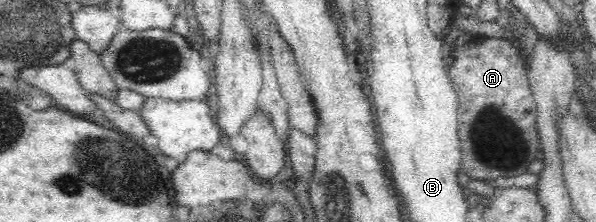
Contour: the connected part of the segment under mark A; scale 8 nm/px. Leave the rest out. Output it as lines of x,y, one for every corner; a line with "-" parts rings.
473,36
454,53
454,59
455,62
449,67
448,77
457,92
462,171
470,176
471,180
486,182
497,177
515,177
527,172
529,164
541,158
541,151
536,122
537,106
533,91
526,84
519,53
504,39

